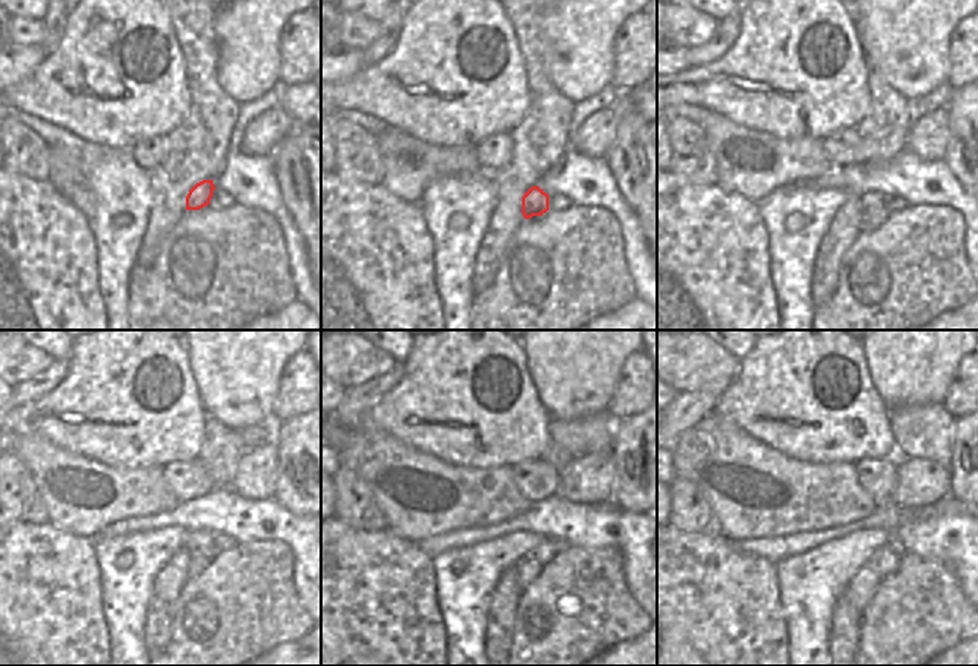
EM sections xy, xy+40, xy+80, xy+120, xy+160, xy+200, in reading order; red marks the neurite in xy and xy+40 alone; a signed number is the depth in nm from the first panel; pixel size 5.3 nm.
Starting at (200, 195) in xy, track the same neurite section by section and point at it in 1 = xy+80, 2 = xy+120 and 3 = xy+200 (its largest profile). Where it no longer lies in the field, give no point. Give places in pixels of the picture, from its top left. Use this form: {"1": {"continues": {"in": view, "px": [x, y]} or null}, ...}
{"1": {"continues": {"in": "xy+80", "px": [870, 203]}}, "2": {"continues": {"in": "xy+120", "px": [197, 542]}}, "3": {"continues": {"in": "xy+200", "px": [885, 560]}}}

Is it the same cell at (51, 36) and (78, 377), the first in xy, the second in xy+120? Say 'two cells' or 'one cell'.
two cells

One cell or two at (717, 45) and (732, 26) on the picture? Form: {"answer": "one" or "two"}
{"answer": "one"}

